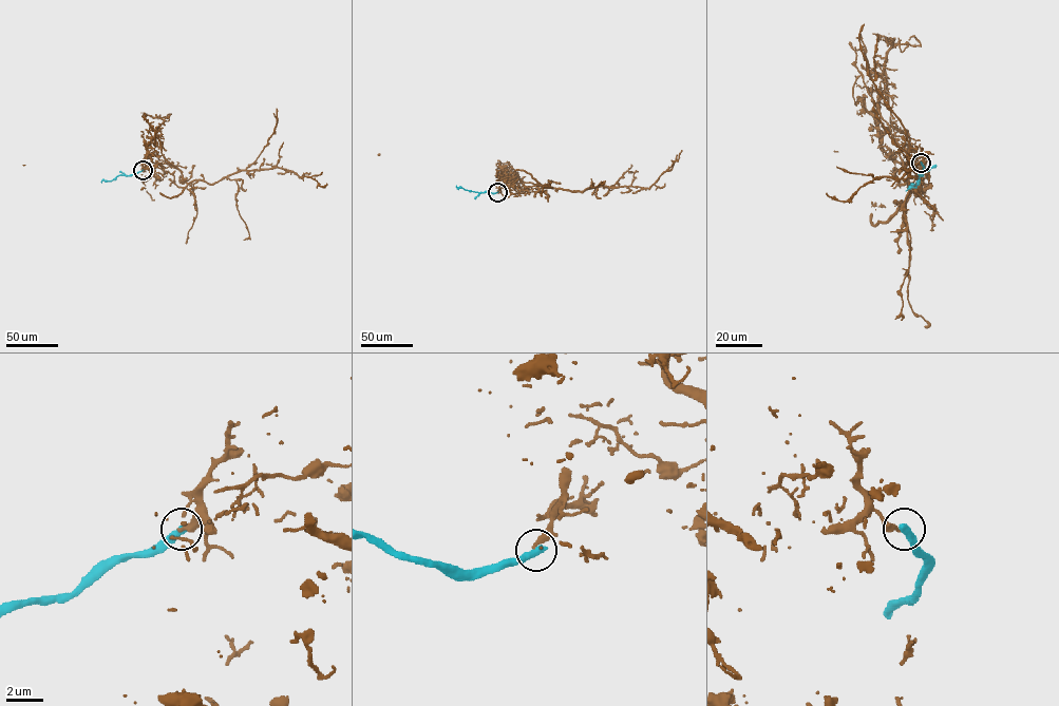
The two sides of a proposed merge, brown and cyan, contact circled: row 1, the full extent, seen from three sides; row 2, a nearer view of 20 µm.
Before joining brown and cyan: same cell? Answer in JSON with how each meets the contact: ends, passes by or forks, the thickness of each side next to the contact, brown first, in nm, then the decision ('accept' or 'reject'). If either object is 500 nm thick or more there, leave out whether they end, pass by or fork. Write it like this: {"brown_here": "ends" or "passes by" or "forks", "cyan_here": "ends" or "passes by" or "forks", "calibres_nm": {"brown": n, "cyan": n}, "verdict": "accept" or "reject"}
{"brown_here": "ends", "cyan_here": "ends", "calibres_nm": {"brown": 240, "cyan": 480}, "verdict": "reject"}

